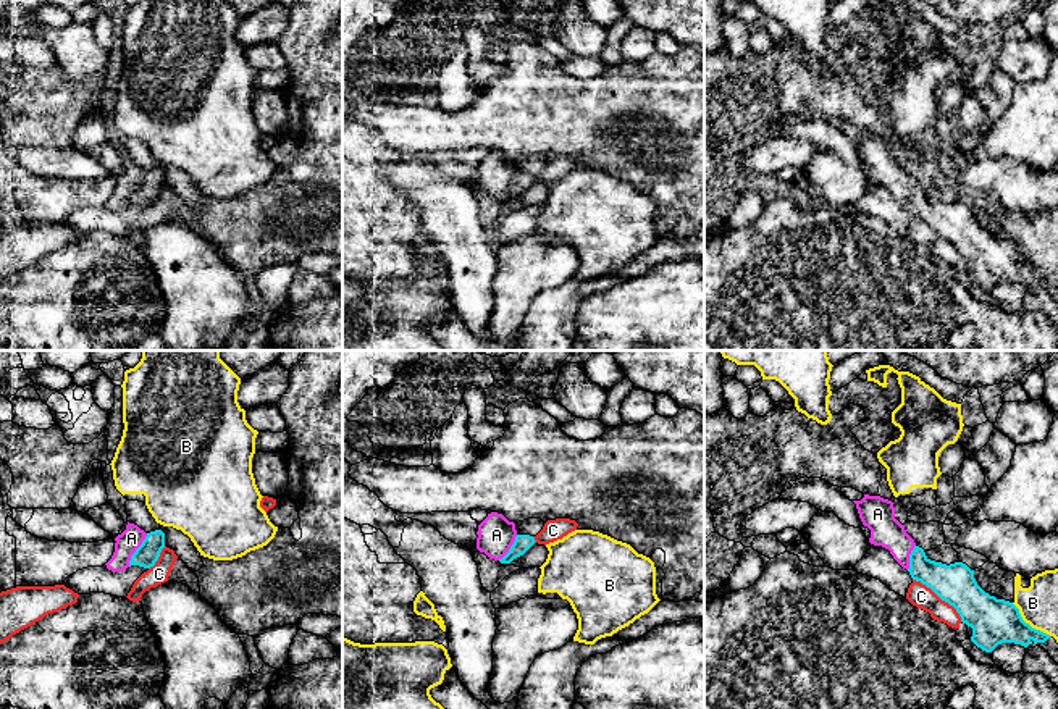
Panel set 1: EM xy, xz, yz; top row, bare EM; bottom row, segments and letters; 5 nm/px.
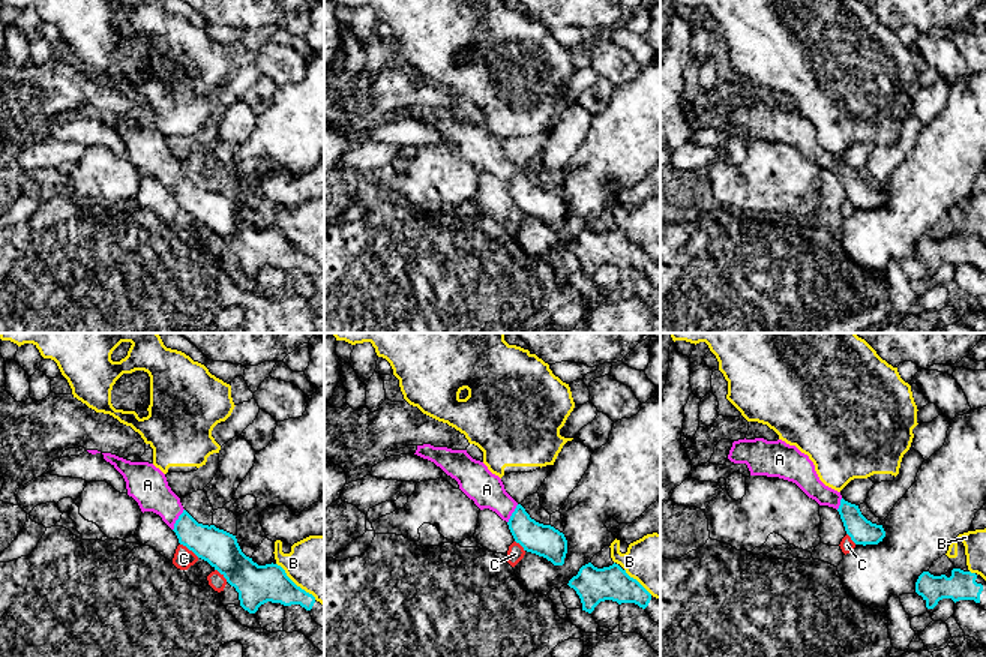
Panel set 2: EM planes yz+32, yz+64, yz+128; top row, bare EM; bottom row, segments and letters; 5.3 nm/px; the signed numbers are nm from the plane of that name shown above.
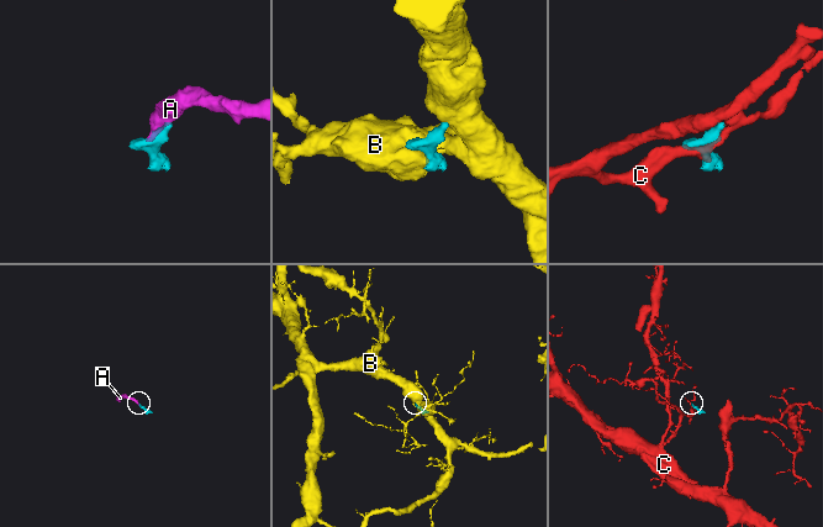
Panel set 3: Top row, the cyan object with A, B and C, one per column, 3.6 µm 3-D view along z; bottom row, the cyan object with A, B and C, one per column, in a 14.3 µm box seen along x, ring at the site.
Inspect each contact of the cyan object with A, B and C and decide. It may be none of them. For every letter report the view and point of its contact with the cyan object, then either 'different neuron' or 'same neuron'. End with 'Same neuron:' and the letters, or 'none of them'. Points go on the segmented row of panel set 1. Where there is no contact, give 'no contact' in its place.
A: xy (136, 549) | same neuron
B: yz (1028, 624) | different neuron
C: yz (940, 598) | different neuron
Same neuron: A

